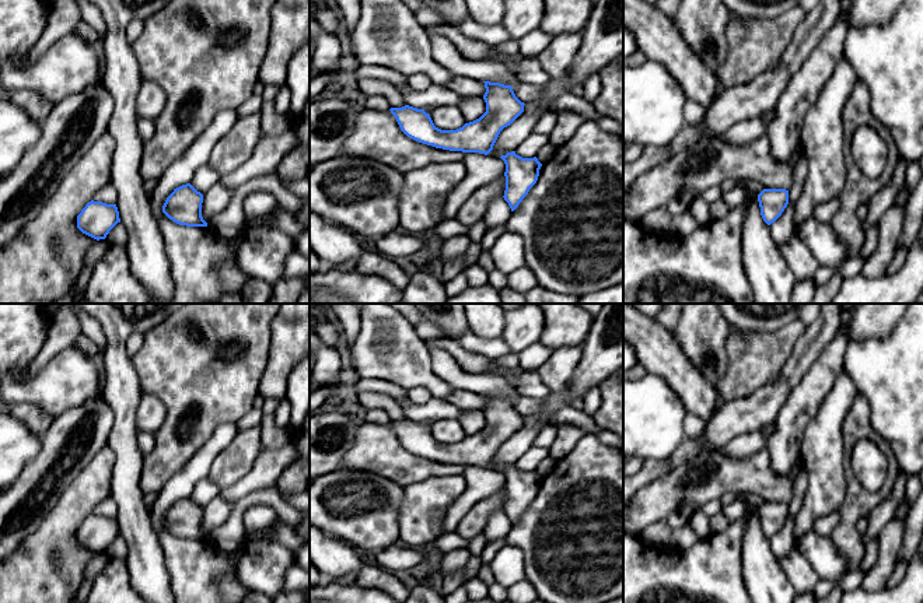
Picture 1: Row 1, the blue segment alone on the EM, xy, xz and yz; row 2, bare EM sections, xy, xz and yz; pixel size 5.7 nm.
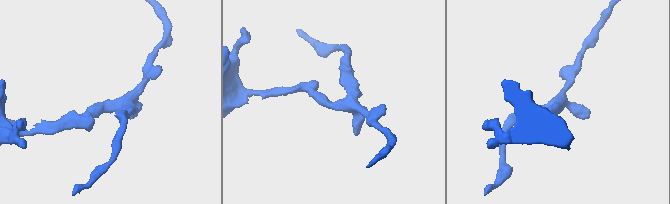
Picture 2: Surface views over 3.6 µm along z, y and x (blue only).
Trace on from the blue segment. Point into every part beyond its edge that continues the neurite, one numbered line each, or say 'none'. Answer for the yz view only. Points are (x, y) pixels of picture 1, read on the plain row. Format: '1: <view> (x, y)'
none

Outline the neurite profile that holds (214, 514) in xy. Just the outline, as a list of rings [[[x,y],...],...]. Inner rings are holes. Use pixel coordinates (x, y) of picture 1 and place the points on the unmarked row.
[[[214,497],[207,505],[203,506],[202,530],[206,536],[211,530],[221,526],[230,516],[234,508],[234,502],[224,499],[223,497]]]

